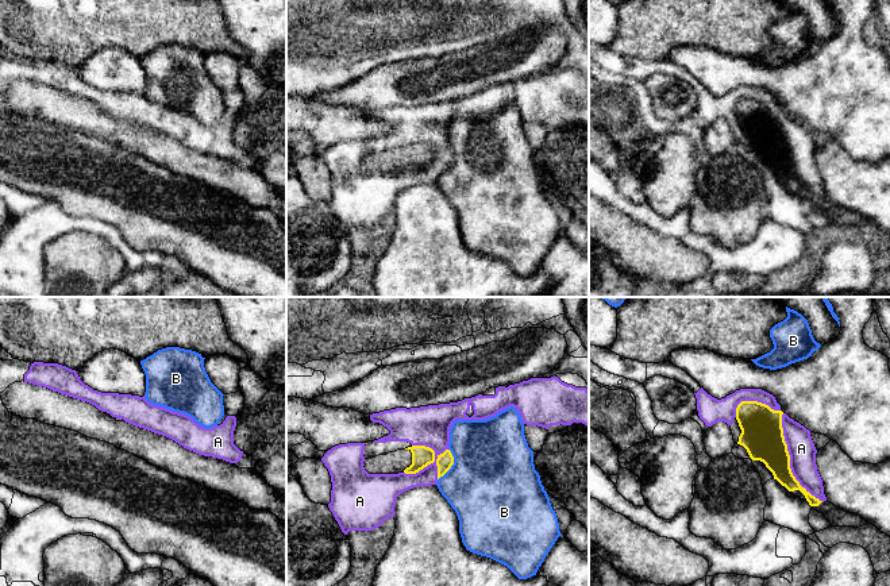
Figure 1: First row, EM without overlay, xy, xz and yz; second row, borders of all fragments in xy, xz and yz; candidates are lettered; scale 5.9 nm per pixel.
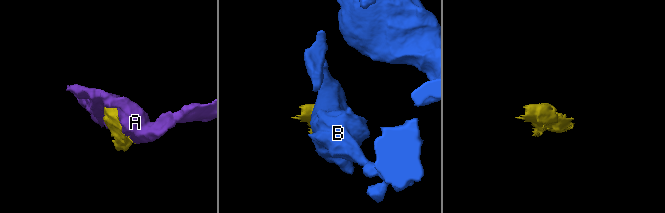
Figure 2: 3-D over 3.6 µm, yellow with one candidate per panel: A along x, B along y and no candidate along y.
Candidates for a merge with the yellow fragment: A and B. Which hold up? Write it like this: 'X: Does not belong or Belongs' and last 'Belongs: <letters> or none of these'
A: Belongs
B: Does not belong
Belongs: A

